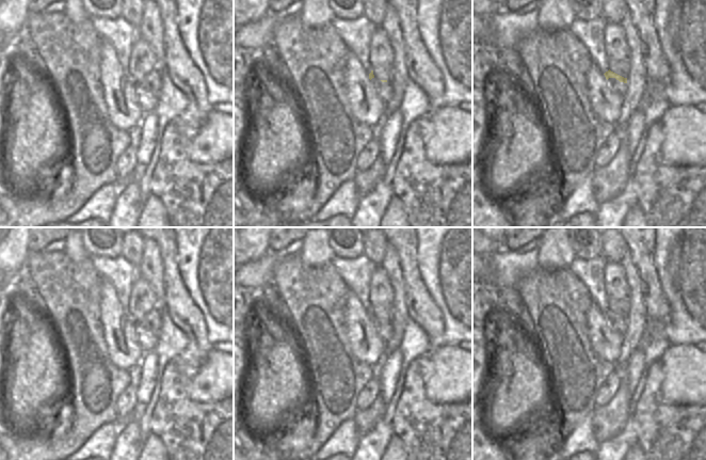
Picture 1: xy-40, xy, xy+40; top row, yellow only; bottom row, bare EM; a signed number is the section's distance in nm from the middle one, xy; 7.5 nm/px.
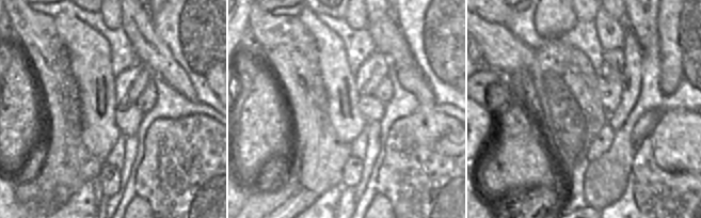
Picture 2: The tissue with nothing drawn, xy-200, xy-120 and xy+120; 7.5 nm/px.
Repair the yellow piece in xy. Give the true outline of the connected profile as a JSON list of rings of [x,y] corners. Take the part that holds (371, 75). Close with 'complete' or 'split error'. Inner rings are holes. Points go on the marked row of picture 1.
[[[371,70],[371,73],[369,74],[369,79],[371,80],[373,90],[375,91],[380,99],[387,104],[392,96],[392,84],[387,80],[380,81],[379,79],[376,79],[373,75],[373,70]]] | split error

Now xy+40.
[[[610,69],[606,72],[605,74],[606,79],[608,80],[608,83],[610,88],[617,94],[625,96],[627,92],[627,78],[624,78]]] | split error

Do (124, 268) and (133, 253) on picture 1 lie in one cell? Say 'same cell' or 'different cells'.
different cells

